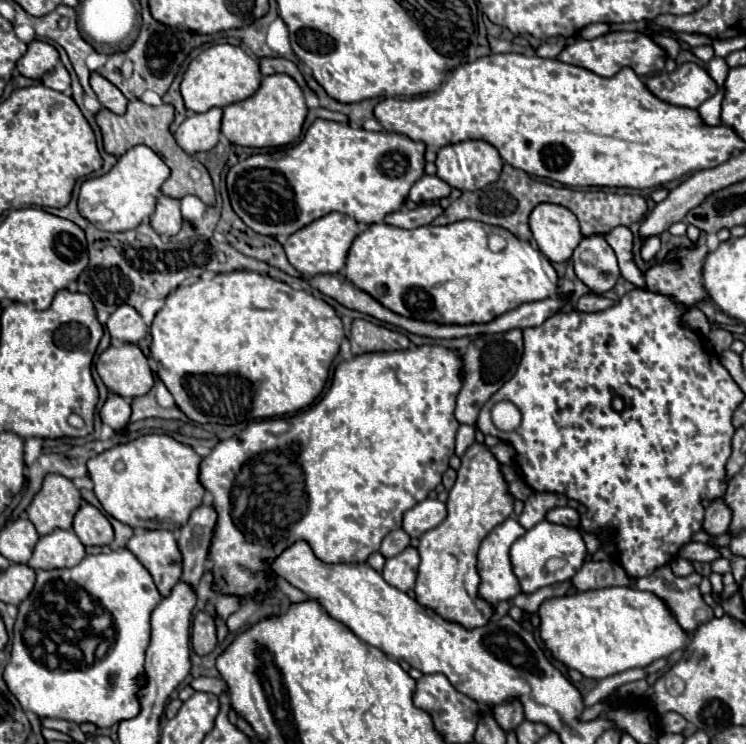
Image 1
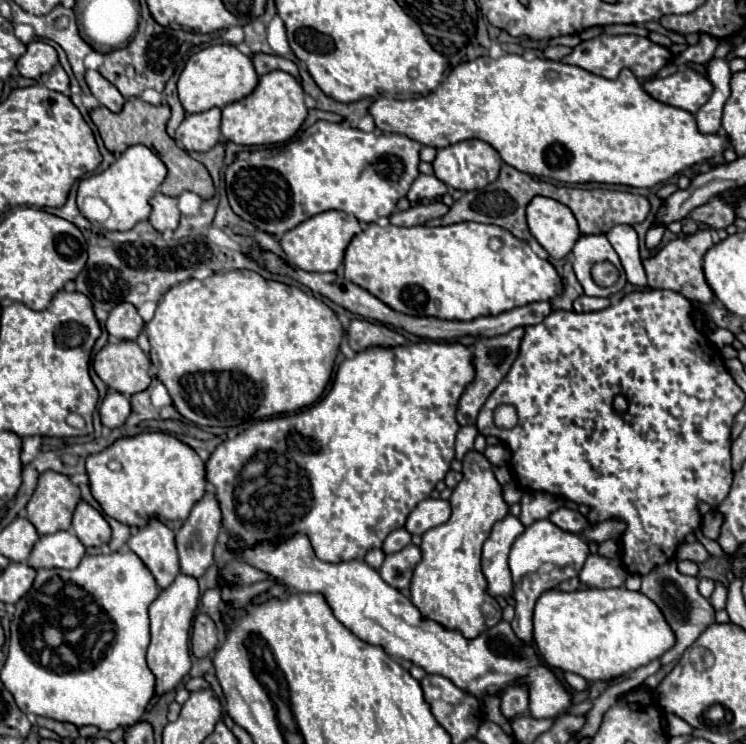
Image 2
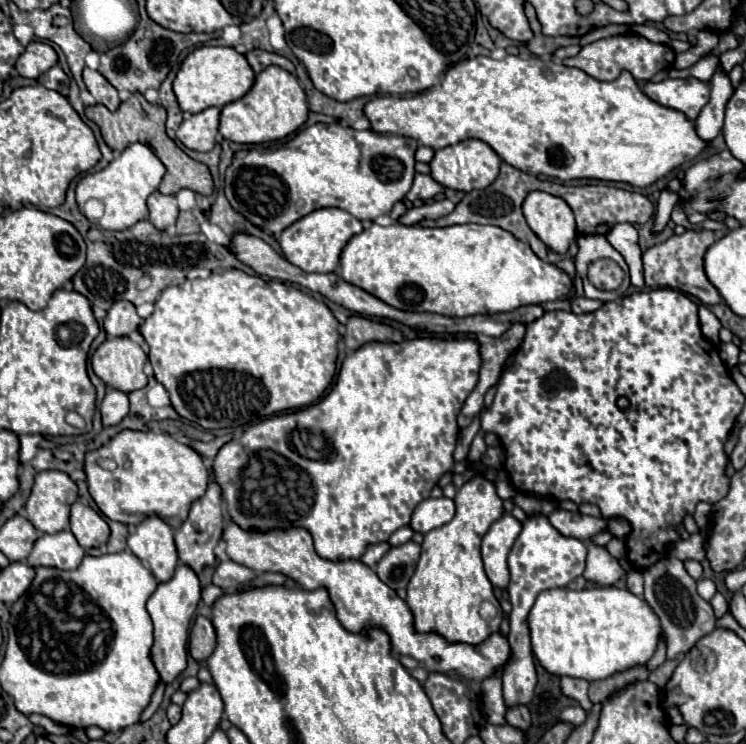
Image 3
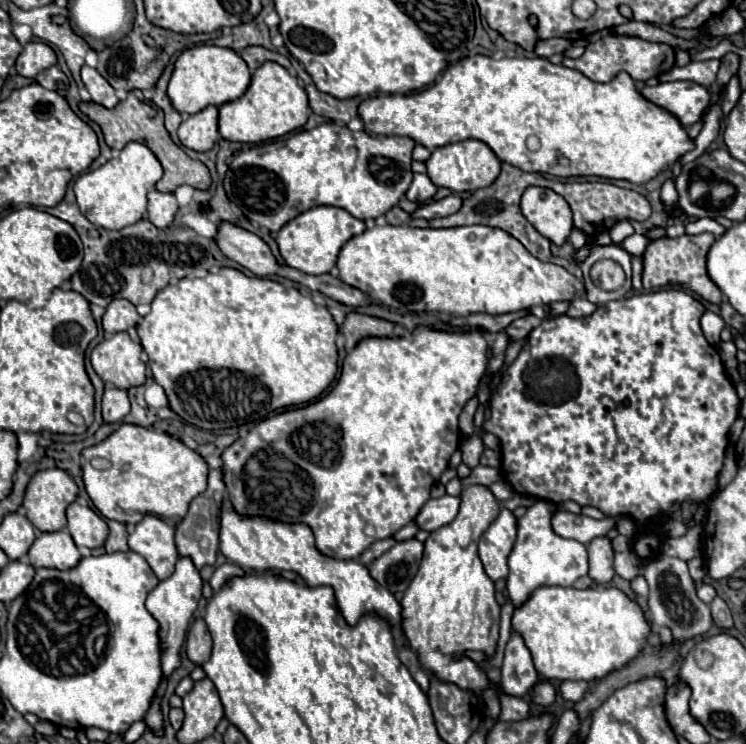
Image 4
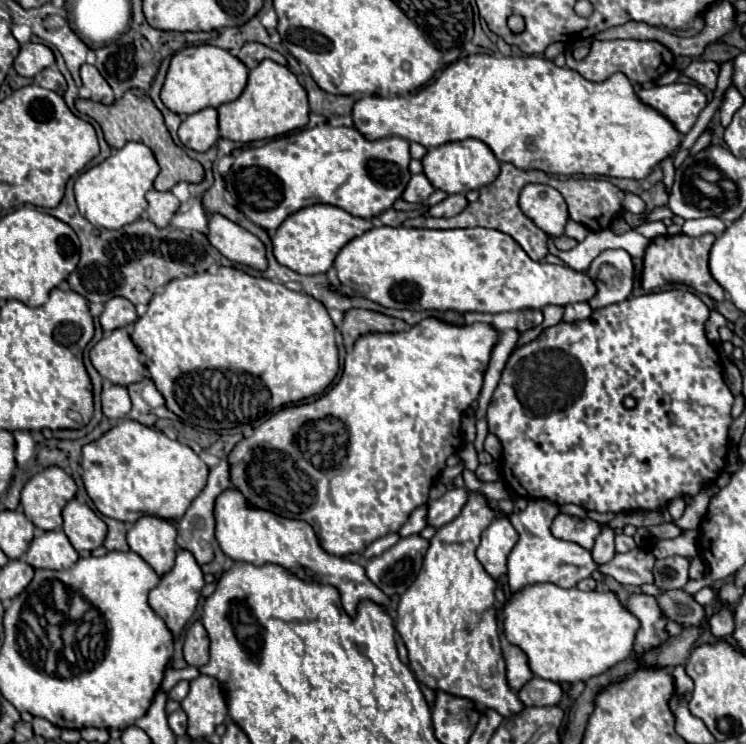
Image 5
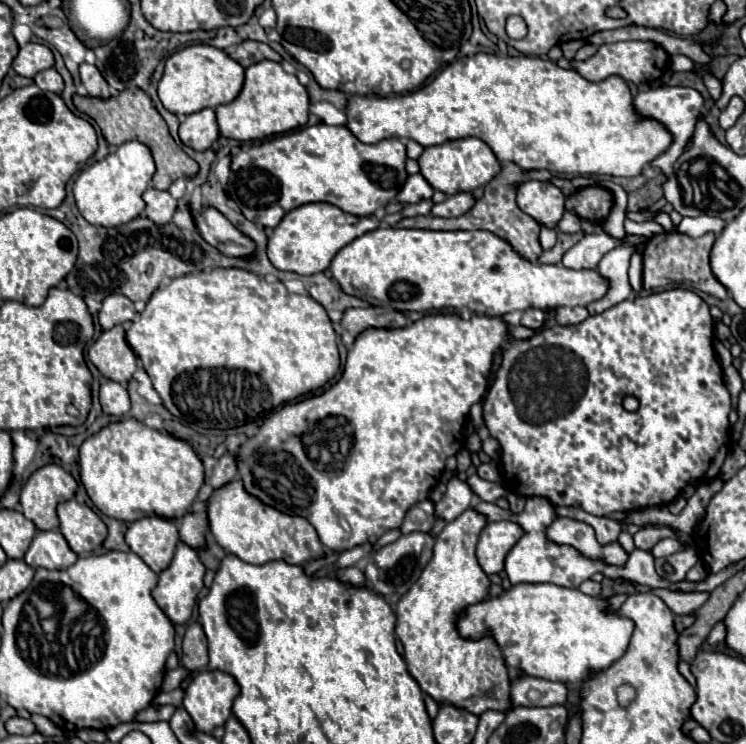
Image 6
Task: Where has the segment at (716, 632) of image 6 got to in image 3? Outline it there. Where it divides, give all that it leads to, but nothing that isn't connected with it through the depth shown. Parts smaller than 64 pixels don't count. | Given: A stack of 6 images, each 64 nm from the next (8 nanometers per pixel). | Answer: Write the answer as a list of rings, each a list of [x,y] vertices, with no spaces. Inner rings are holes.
[[[716,592],[716,596],[710,600],[710,604],[712,604],[712,608],[714,608],[716,618],[720,618],[720,616],[724,616],[724,614],[728,612],[728,602],[726,602],[726,598],[724,598],[720,592]]]

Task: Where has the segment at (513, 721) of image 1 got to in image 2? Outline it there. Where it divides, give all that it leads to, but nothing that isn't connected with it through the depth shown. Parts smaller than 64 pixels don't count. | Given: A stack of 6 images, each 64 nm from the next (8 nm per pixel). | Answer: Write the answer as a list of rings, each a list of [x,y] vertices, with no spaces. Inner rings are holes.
[[[526,686],[506,688],[500,700],[502,700],[500,712],[504,714],[506,720],[514,720],[516,716],[528,712],[528,690],[526,690]]]

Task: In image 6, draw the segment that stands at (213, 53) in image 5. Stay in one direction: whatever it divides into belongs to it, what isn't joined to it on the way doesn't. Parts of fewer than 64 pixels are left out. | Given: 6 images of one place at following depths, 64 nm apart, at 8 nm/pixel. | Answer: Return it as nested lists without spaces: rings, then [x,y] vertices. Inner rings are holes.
[[[194,44],[178,50],[166,60],[164,76],[158,84],[158,96],[164,108],[172,114],[194,114],[204,108],[216,108],[232,102],[244,84],[244,68],[232,60],[224,50],[208,44]]]

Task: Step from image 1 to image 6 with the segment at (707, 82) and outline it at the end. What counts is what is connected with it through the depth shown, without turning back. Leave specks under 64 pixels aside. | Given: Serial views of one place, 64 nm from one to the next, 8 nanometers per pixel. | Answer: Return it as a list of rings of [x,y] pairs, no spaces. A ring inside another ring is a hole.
[[[660,86],[660,88],[652,88],[652,90],[646,90],[646,92],[640,92],[636,98],[634,98],[634,104],[636,104],[636,110],[642,114],[642,116],[648,116],[648,118],[656,118],[658,122],[662,122],[674,136],[674,142],[672,146],[660,154],[652,166],[658,166],[664,176],[668,178],[672,174],[672,168],[674,168],[674,162],[678,160],[678,156],[682,154],[688,138],[694,134],[694,126],[696,126],[696,120],[700,118],[702,114],[702,106],[704,106],[704,98],[698,90],[694,88],[686,88],[686,86]]]

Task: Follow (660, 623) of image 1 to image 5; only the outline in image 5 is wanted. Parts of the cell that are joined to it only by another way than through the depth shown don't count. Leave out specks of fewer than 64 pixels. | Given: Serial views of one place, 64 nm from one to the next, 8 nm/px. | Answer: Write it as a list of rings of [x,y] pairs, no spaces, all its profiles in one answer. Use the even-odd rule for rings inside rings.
[[[534,584],[534,586],[522,588],[520,592],[512,594],[512,598],[510,598],[510,602],[504,606],[504,612],[500,614],[500,618],[502,618],[502,616],[504,616],[504,636],[506,636],[506,640],[512,642],[512,644],[516,644],[516,646],[520,646],[520,648],[526,652],[532,672],[534,672],[536,676],[540,676],[540,678],[546,678],[546,680],[552,680],[552,682],[560,682],[560,684],[568,684],[568,682],[574,684],[574,682],[578,682],[578,680],[586,682],[586,680],[590,680],[592,676],[600,676],[600,674],[604,674],[606,670],[610,670],[612,666],[616,666],[618,662],[630,658],[630,656],[634,654],[634,638],[636,638],[636,632],[638,632],[638,628],[640,628],[640,620],[638,620],[632,612],[628,612],[628,608],[624,608],[624,604],[618,600],[618,596],[616,596],[614,592],[598,592],[598,590],[582,592],[582,590],[578,590],[578,588],[568,588],[568,590],[566,590],[566,588],[556,586],[556,584]]]

